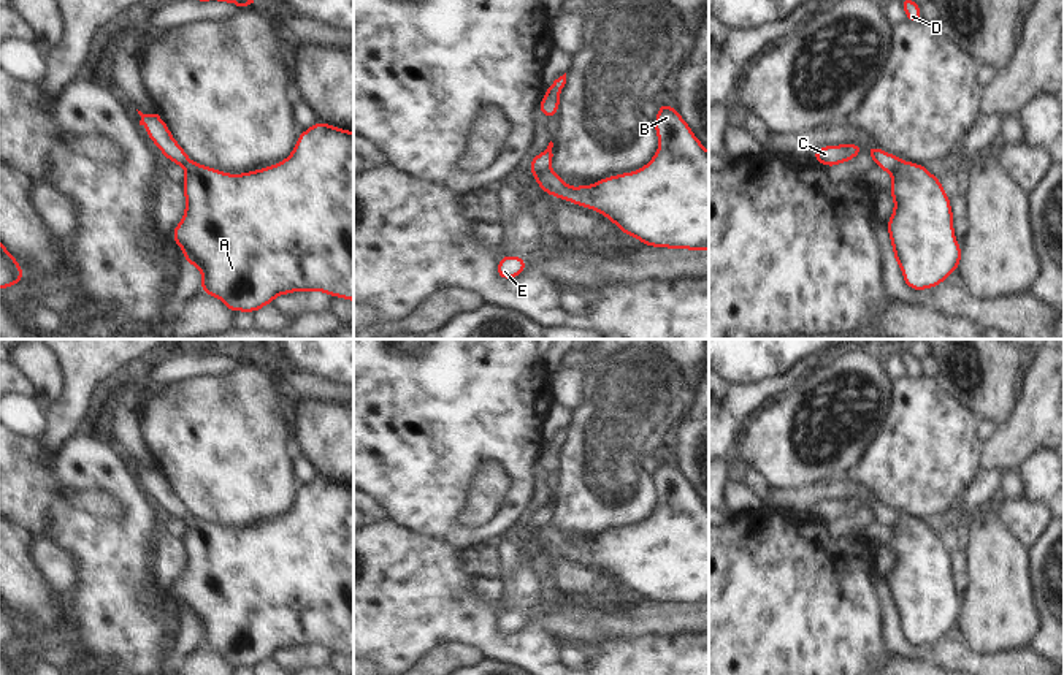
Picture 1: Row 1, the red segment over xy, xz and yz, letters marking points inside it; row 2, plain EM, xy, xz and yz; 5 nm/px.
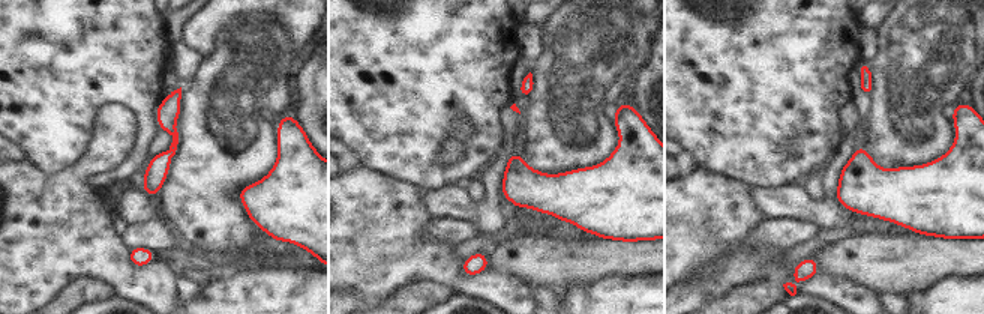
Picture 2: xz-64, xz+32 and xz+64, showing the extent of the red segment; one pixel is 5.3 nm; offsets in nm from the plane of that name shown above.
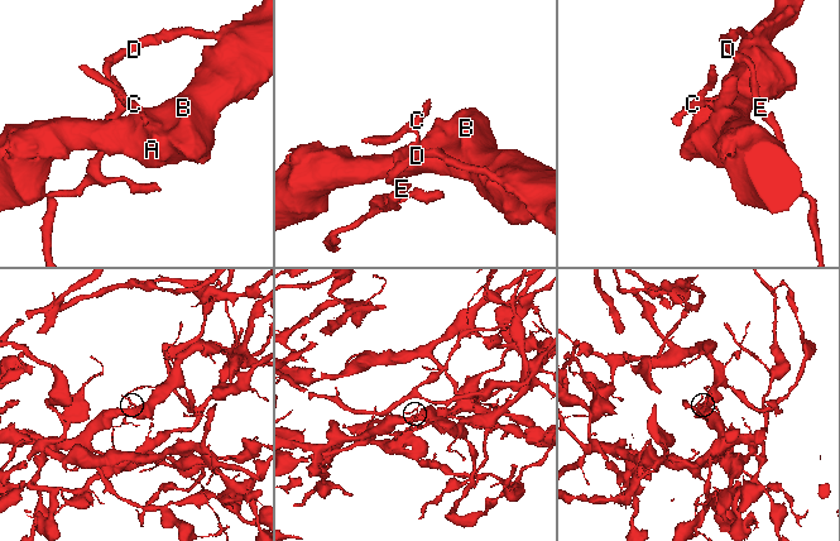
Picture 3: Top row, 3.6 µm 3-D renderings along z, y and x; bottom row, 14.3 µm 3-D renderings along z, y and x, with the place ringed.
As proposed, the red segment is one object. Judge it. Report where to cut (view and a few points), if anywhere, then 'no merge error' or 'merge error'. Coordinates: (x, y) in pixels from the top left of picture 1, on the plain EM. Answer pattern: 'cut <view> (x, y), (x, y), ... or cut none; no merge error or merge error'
cut xz (549, 522), (536, 534); merge error

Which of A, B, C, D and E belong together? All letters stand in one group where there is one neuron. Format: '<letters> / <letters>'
A B D E / C

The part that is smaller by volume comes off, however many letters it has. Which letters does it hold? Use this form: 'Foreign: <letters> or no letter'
Foreign: C.

